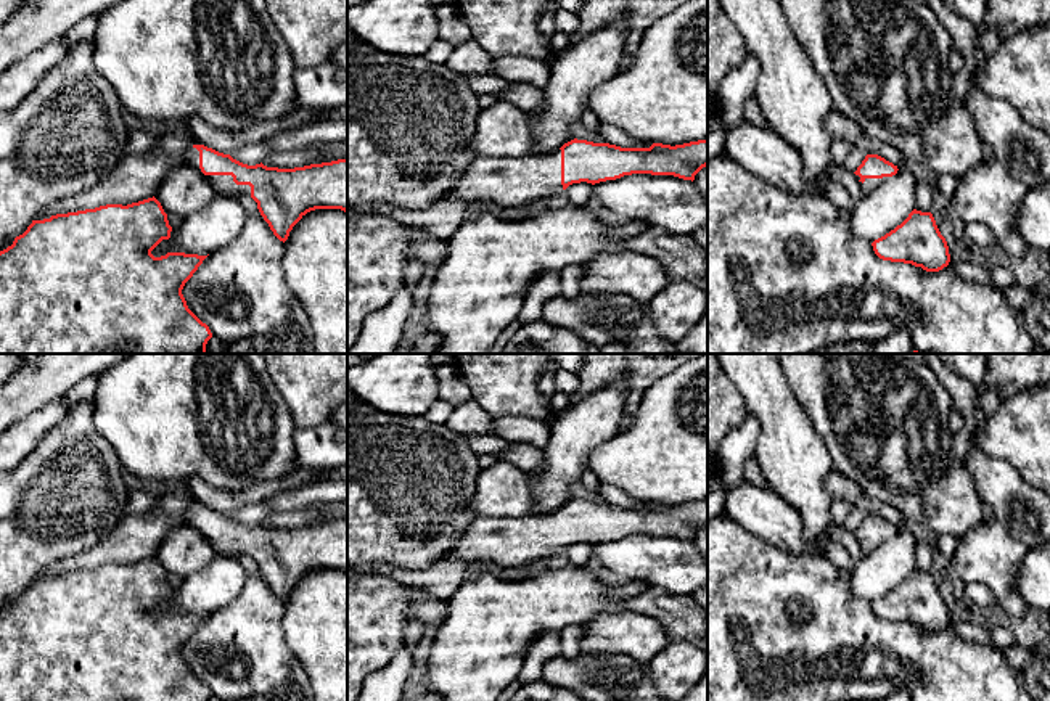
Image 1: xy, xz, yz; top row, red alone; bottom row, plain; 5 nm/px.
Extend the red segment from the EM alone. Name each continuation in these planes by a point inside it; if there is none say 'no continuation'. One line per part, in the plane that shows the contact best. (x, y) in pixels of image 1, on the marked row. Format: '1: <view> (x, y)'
1: xy (224, 184)

